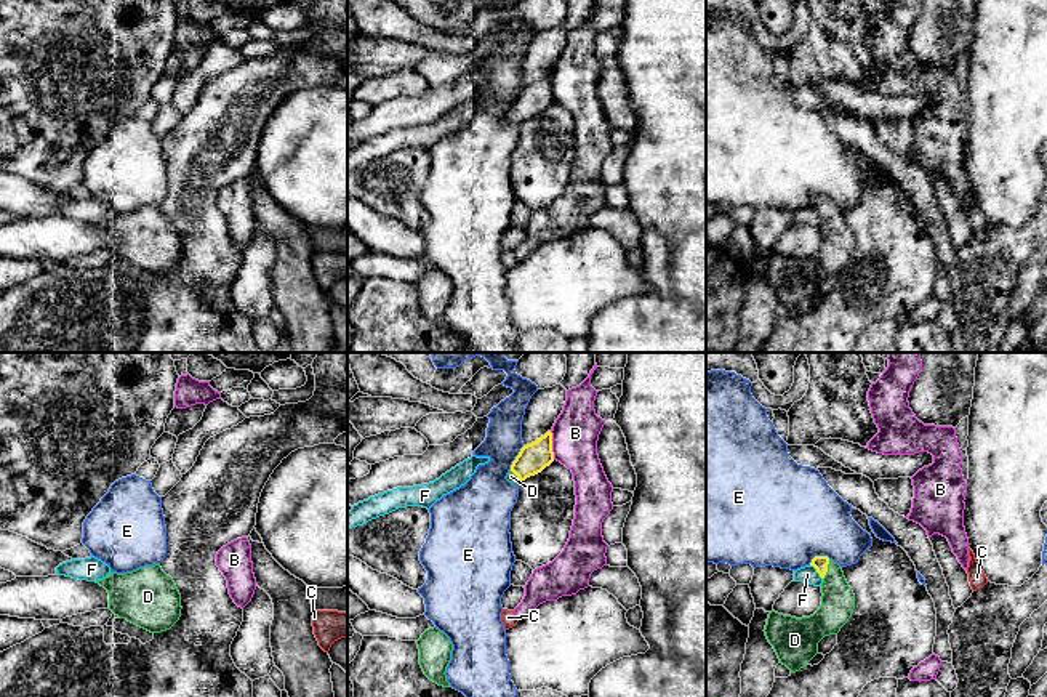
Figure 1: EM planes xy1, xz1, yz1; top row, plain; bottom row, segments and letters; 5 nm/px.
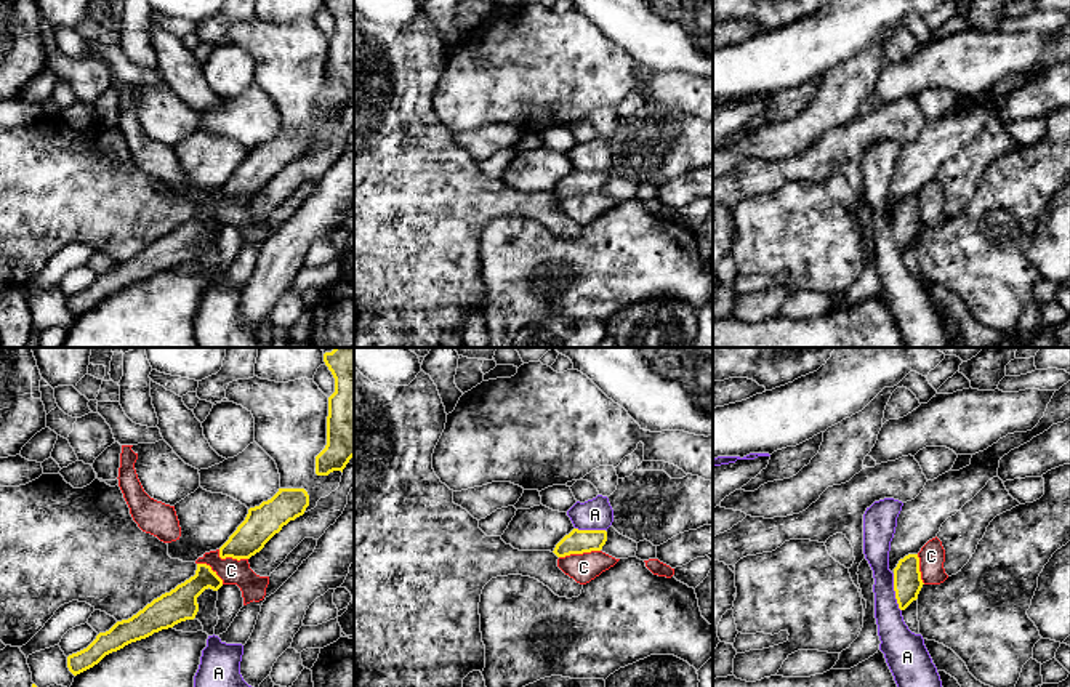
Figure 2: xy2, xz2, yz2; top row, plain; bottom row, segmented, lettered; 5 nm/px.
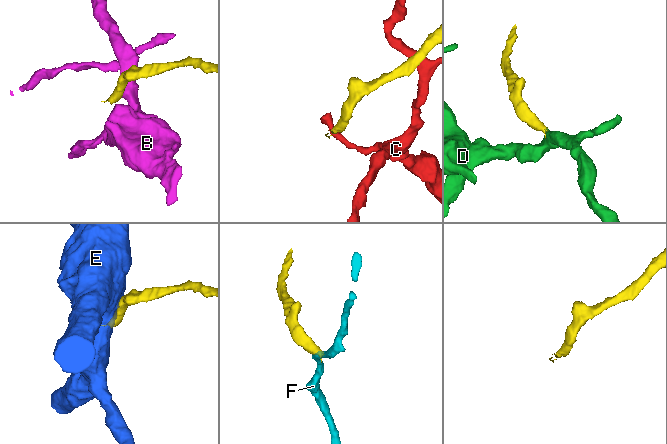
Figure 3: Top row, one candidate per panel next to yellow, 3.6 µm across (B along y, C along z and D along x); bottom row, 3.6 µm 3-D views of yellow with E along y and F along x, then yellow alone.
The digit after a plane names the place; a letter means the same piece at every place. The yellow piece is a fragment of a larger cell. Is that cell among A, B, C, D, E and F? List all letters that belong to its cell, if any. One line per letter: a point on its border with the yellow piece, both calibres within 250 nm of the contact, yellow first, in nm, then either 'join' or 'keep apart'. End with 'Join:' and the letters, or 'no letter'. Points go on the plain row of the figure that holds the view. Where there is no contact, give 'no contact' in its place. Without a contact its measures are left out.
A: meets yellow in yz2 at (896, 234); 140 nm thick on the yellow side, 180 nm on the other; keep apart
B: meets yellow in xz1 at (551, 87); 150 nm thick on the yellow side, 240 nm on the other; keep apart
C: meets yellow in xz2 at (579, 194); 120 nm thick on the yellow side, 140 nm on the other; keep apart
D: meets yellow in yz1 at (826, 210); 80 nm thick on the yellow side, 170 nm on the other; join
E: meets yellow in xz1 at (516, 98); 150 nm thick on the yellow side, 260 nm on the other; keep apart
F: meets yellow in yz1 at (817, 212); 80 nm thick on the yellow side, 90 nm on the other; keep apart
Join: D

